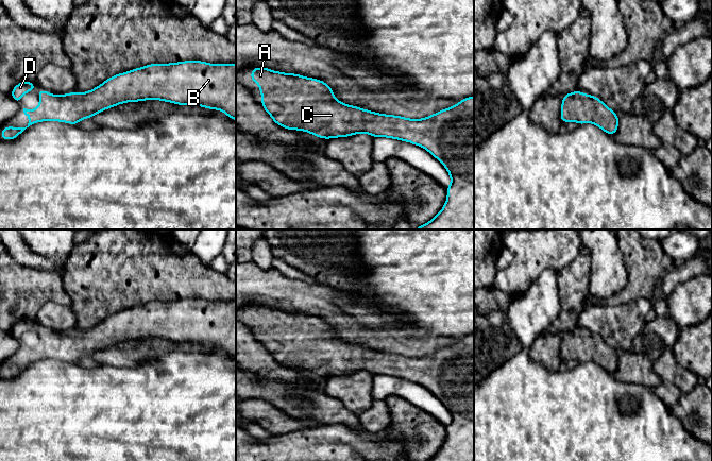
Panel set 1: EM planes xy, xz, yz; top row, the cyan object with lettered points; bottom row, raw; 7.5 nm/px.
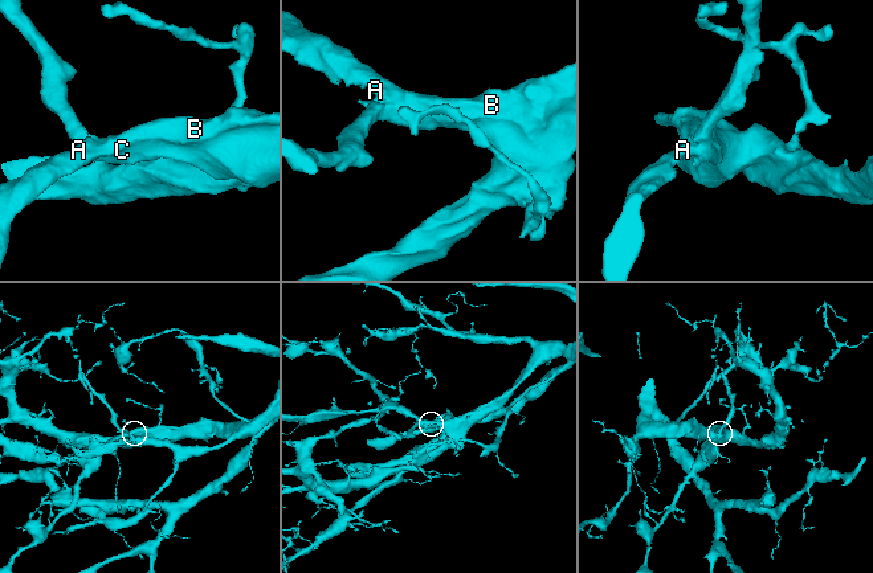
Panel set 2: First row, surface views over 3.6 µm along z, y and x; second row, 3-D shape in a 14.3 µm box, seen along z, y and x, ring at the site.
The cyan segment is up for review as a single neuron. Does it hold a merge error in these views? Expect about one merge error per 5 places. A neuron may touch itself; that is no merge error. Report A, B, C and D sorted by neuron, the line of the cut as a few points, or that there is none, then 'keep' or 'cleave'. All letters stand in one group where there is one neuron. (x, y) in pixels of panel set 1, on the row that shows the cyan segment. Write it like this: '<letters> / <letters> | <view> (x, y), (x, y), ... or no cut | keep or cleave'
A B C D | no cut | keep

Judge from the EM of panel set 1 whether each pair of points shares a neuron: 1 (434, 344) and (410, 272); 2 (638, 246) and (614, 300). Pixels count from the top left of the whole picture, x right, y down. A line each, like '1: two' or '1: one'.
1: two
2: one

